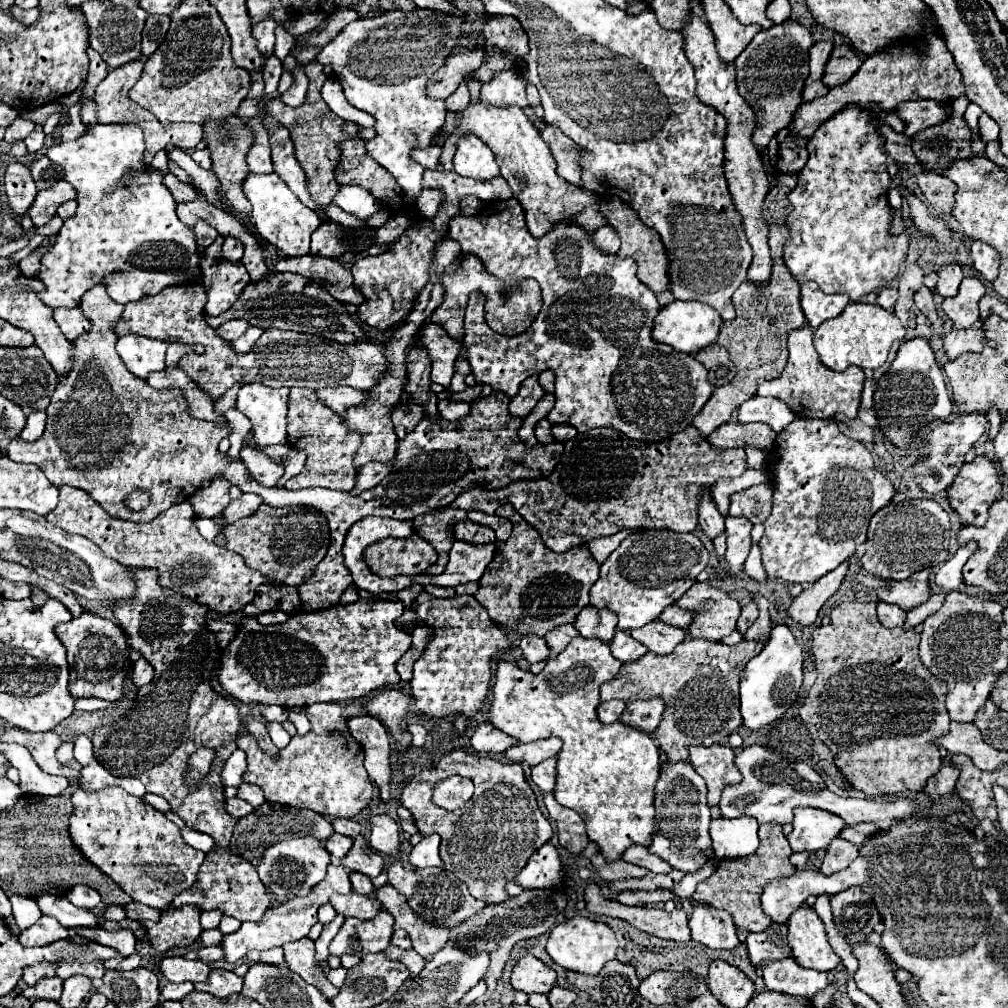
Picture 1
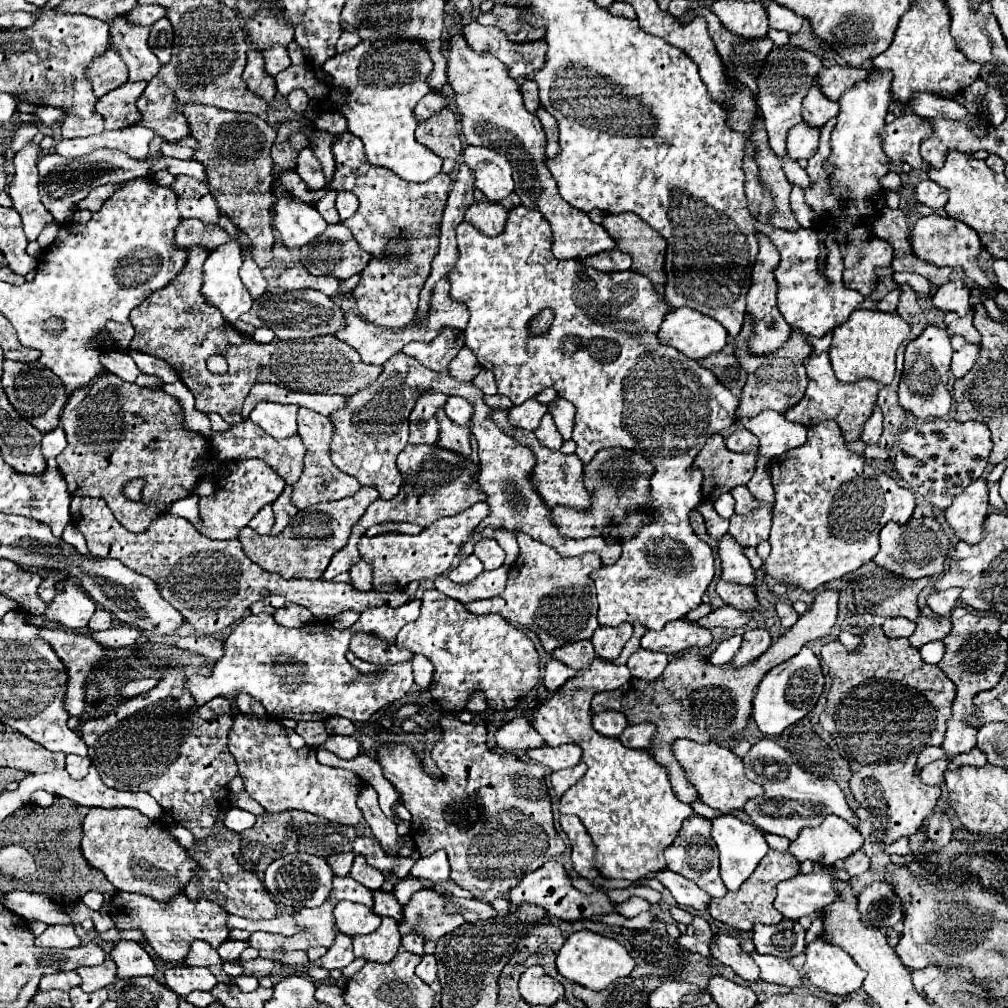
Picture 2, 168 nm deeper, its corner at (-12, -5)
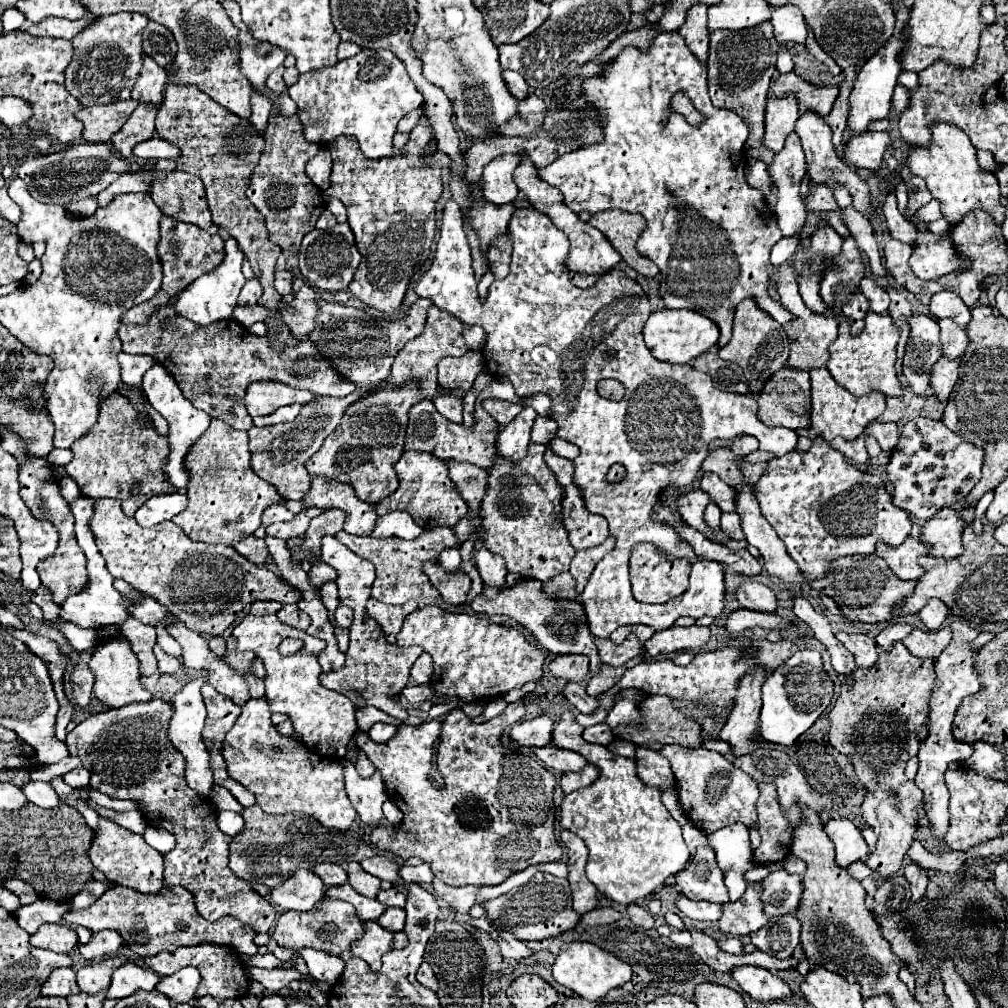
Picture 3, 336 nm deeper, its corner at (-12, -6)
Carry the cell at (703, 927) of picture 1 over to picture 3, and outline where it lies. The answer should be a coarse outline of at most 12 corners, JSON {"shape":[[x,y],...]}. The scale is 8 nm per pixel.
{"shape":[[744,965],[730,975],[752,999],[792,993],[764,967]]}

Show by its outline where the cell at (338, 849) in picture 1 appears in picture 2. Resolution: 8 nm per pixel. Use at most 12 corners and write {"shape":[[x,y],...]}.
{"shape":[[352,852],[326,858],[336,876],[352,868]]}

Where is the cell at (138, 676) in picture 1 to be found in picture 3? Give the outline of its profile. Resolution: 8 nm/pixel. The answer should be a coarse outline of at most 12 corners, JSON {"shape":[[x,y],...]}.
{"shape":[[128,639],[102,641],[88,667],[94,695],[116,709],[150,701]]}

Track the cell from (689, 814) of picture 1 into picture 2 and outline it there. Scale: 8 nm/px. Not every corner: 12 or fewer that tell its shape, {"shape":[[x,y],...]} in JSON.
{"shape":[[684,820],[666,850],[668,870],[726,896],[712,822]]}

